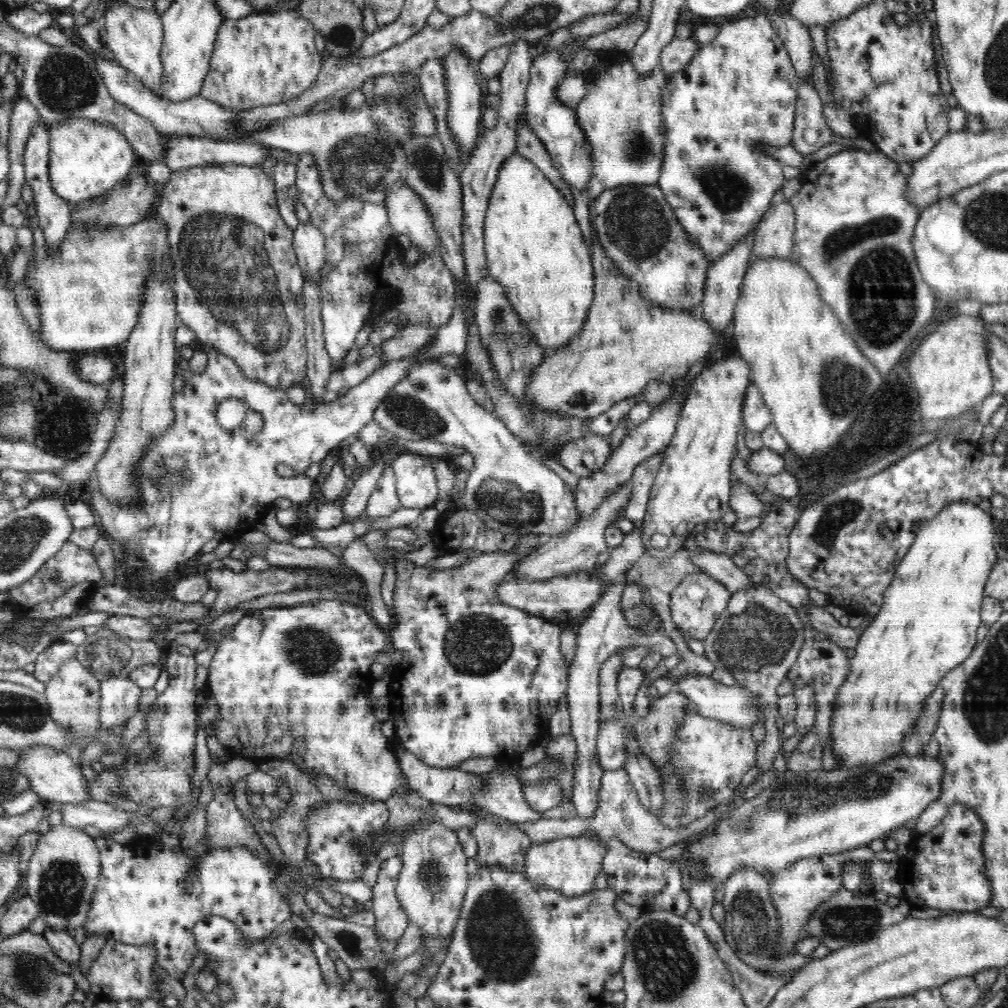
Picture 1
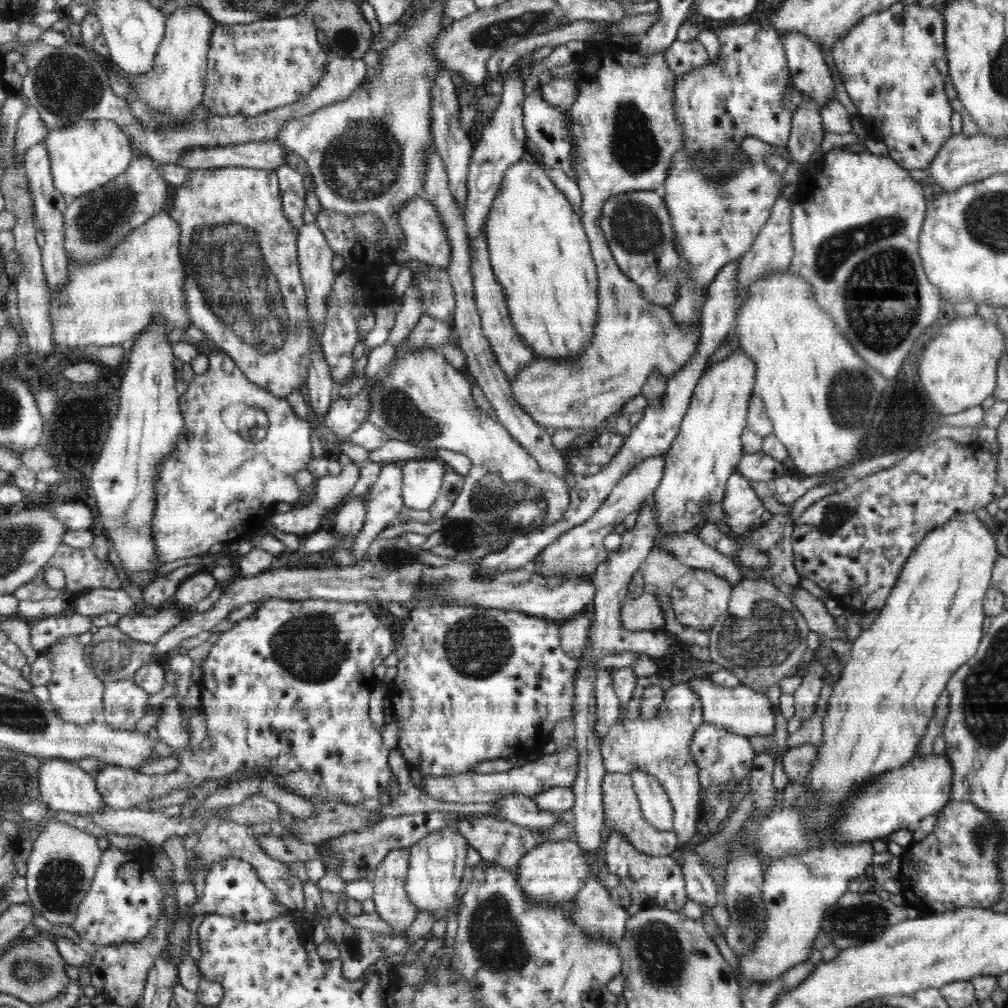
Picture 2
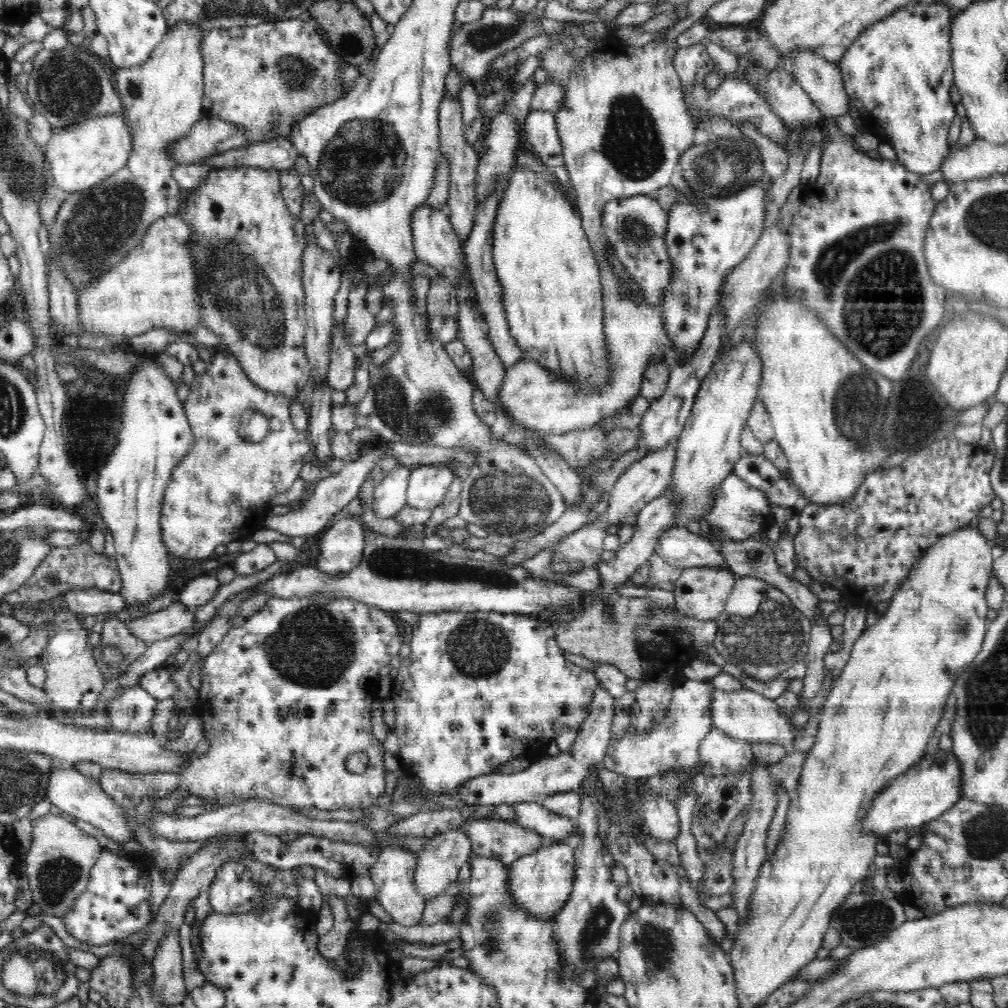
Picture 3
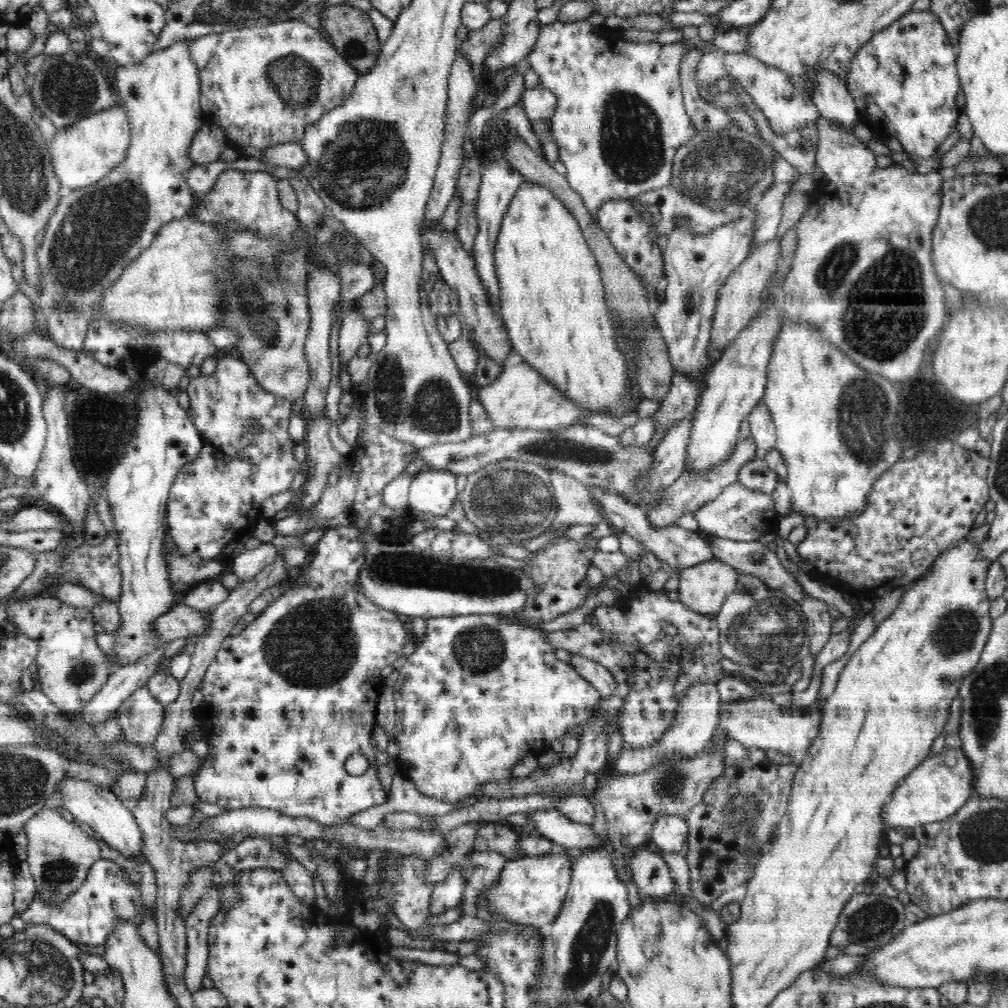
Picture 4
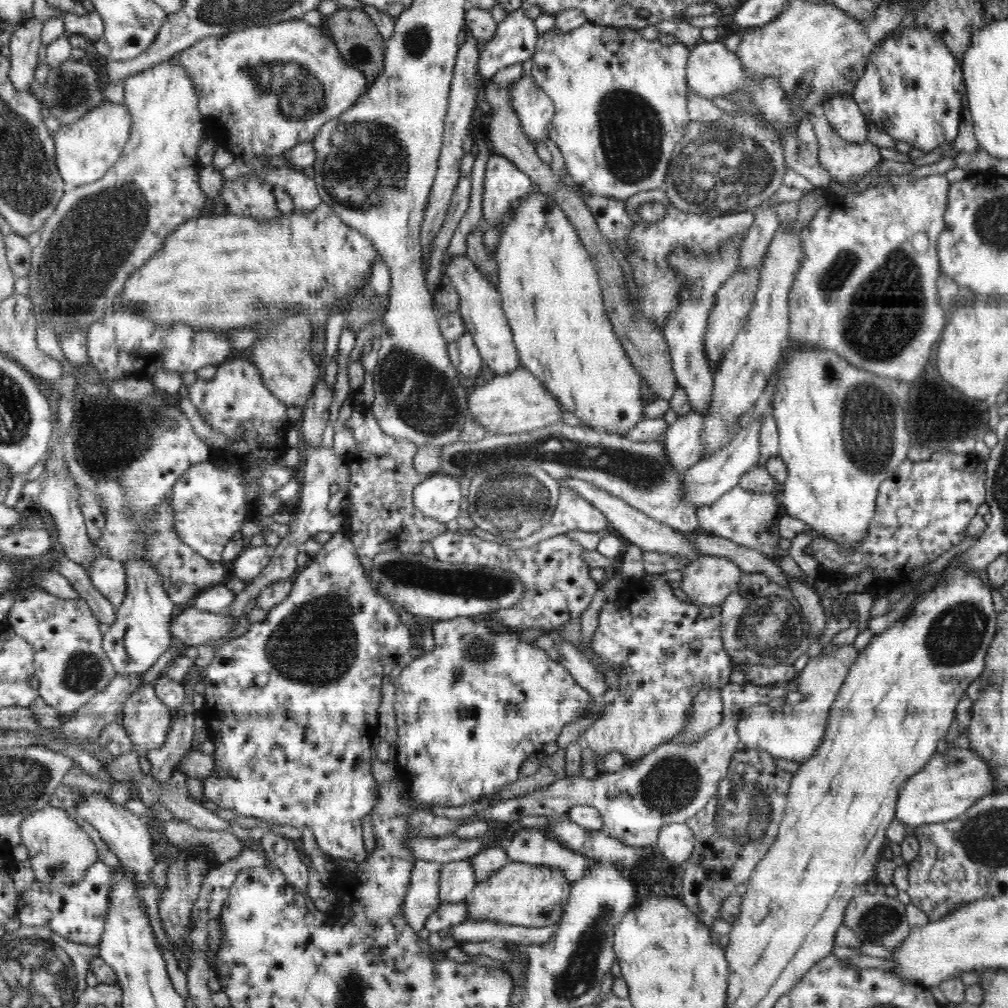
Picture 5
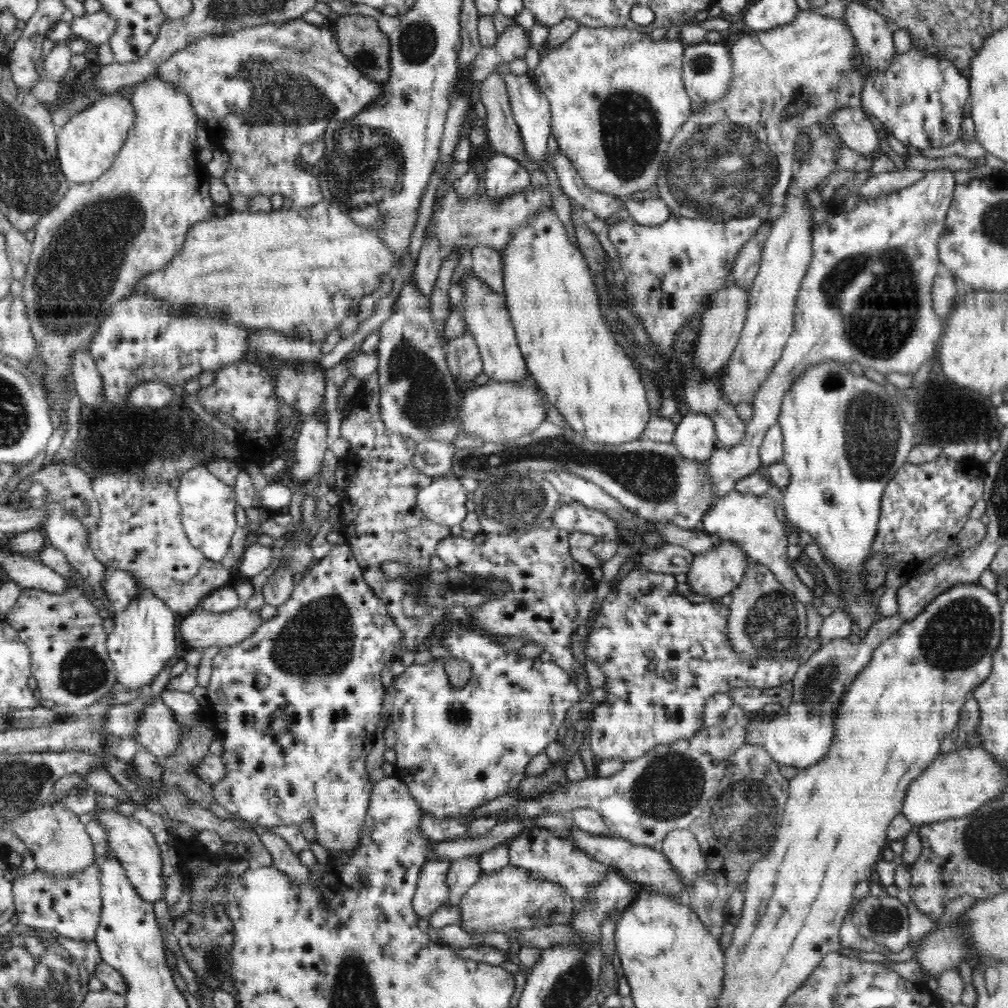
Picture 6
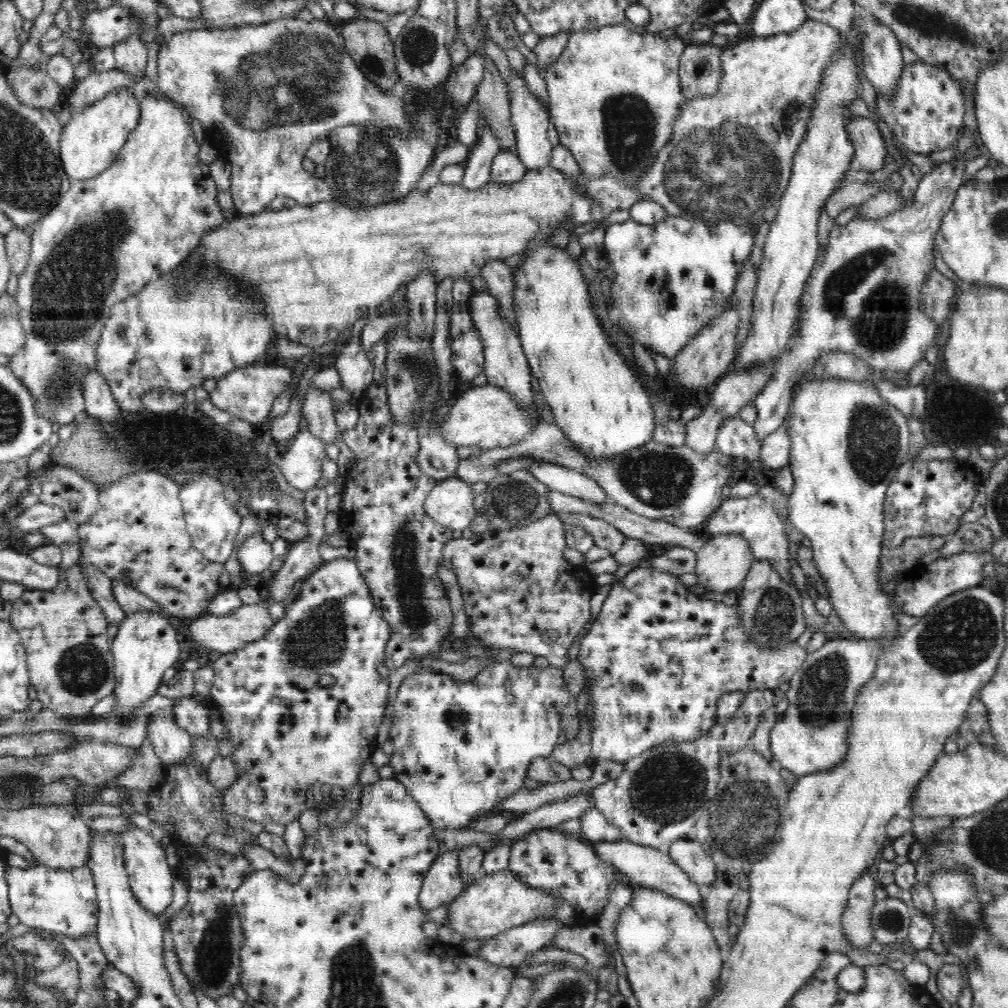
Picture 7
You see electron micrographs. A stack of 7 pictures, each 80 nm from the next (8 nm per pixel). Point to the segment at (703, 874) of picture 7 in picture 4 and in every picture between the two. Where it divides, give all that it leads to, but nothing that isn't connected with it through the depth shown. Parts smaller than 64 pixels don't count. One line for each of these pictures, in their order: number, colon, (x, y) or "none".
4: (669, 832)
5: (675, 841)
6: (680, 846)

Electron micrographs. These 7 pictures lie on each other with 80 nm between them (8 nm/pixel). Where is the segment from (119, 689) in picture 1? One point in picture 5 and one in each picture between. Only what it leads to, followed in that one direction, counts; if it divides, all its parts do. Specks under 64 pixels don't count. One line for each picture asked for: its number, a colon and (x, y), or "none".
2: (125, 703)
3: (131, 710)
4: (140, 716)
5: (146, 719)

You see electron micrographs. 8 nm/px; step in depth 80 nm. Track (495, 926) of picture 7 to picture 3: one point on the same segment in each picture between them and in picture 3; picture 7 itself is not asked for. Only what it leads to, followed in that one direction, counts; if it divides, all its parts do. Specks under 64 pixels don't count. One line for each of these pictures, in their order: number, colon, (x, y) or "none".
3: (541, 883)
4: (531, 891)
5: (528, 895)
6: (510, 898)

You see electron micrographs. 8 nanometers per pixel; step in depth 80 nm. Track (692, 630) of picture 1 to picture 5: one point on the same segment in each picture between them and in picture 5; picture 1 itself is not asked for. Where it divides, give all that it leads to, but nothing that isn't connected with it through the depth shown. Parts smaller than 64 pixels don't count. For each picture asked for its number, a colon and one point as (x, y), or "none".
2: (698, 598)
3: (701, 592)
4: (703, 588)
5: (708, 580)

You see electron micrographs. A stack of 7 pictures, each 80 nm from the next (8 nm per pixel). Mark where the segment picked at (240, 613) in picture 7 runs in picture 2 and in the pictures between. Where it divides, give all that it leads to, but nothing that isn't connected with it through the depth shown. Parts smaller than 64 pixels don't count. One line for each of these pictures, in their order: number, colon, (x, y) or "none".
2: (140, 627)
3: (175, 618)
4: (181, 621)
5: (194, 627)
6: (201, 629)

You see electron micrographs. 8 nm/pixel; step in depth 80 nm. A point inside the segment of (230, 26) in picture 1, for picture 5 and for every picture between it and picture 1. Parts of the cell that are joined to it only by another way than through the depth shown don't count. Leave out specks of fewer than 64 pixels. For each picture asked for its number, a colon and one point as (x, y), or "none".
2: (253, 67)
3: (280, 71)
4: (263, 85)
5: (261, 90)

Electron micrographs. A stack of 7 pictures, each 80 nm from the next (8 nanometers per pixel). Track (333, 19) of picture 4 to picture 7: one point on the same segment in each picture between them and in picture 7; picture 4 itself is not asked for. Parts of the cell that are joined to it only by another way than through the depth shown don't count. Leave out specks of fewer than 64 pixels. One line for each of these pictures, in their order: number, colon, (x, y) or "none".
5: (355, 35)
6: (359, 37)
7: (371, 48)

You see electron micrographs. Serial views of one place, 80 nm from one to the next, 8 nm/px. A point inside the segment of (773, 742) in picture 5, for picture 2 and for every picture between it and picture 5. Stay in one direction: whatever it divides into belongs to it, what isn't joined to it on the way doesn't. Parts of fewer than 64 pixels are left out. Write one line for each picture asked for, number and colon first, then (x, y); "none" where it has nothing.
2: (741, 710)
3: (746, 715)
4: (757, 722)

